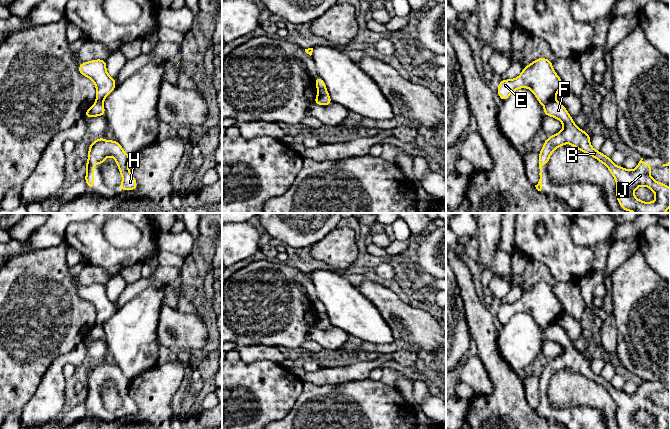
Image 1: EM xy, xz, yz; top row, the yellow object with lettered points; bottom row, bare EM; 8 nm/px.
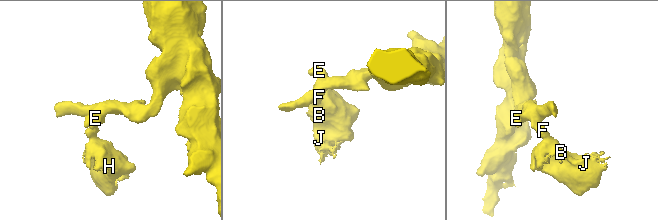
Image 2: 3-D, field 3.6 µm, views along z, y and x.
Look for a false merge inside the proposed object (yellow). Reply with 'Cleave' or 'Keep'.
Cleave

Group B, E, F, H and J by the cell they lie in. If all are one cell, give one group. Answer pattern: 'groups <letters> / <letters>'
groups B F H J / E

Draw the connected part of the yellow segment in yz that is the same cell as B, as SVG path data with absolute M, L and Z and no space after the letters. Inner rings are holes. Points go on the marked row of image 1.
M556 99L544 105L544 114L561 121L563 129L552 136L548 136L539 153L540 179L535 185L538 191L542 190L542 165L548 164L554 150L570 143L574 148L594 157L607 166L616 180L616 197L622 209L635 213L665 213L668 210L670 207L670 188L650 176L651 164L644 163L643 158L641 158L634 170L627 170L615 165L610 157L591 146L591 135L576 126L566 108ZM640 186L646 186L655 193L654 202L643 202L634 196L634 191Z

